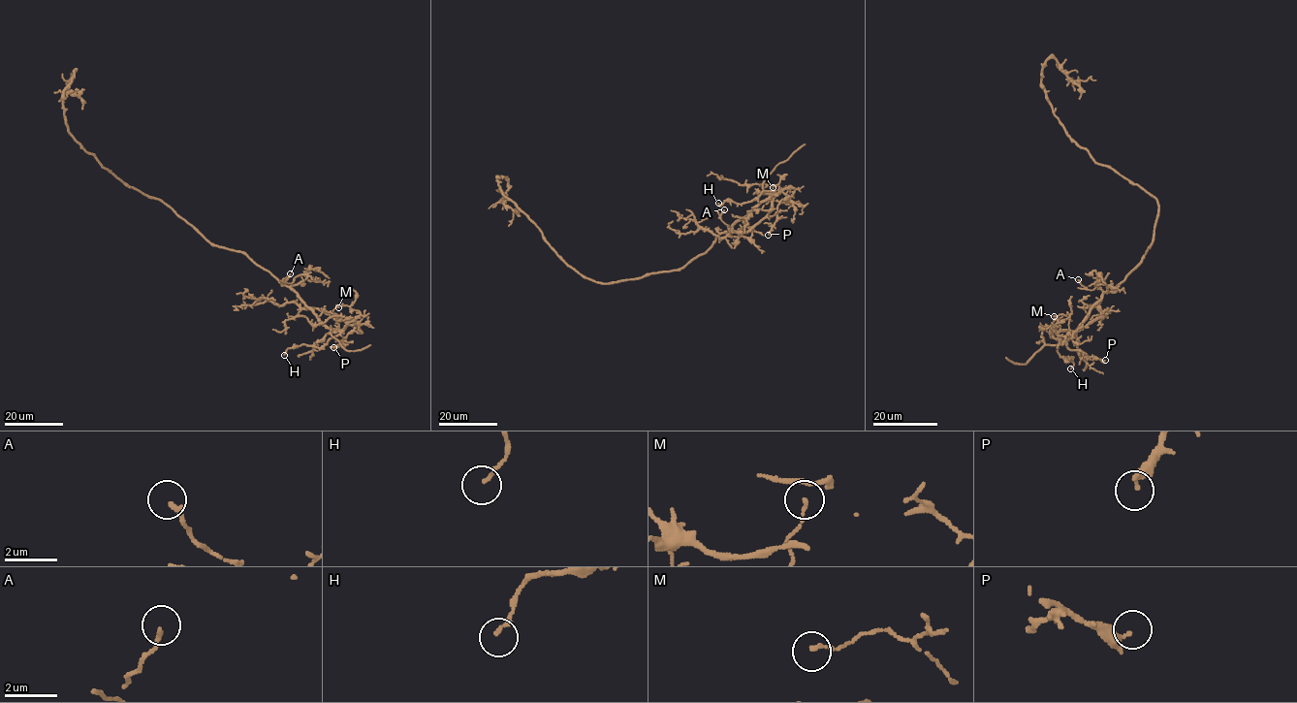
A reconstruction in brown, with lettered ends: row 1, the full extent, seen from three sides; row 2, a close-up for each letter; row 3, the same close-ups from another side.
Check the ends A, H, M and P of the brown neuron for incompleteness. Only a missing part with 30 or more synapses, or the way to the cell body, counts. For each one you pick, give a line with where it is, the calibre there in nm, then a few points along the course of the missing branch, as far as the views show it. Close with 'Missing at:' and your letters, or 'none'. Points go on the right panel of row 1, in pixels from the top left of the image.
Missing at: none

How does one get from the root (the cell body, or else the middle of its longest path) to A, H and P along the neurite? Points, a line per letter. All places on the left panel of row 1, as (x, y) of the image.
A: (210, 242), (243, 252), (288, 286), (306, 278), (300, 274), (288, 283), (286, 281), (290, 273)
H: (210, 242), (243, 252), (282, 284), (291, 288), (323, 324), (339, 333), (320, 348), (295, 345), (284, 355)
P: (210, 242), (243, 252), (291, 288), (328, 327), (342, 330), (352, 325), (342, 343), (333, 347)

